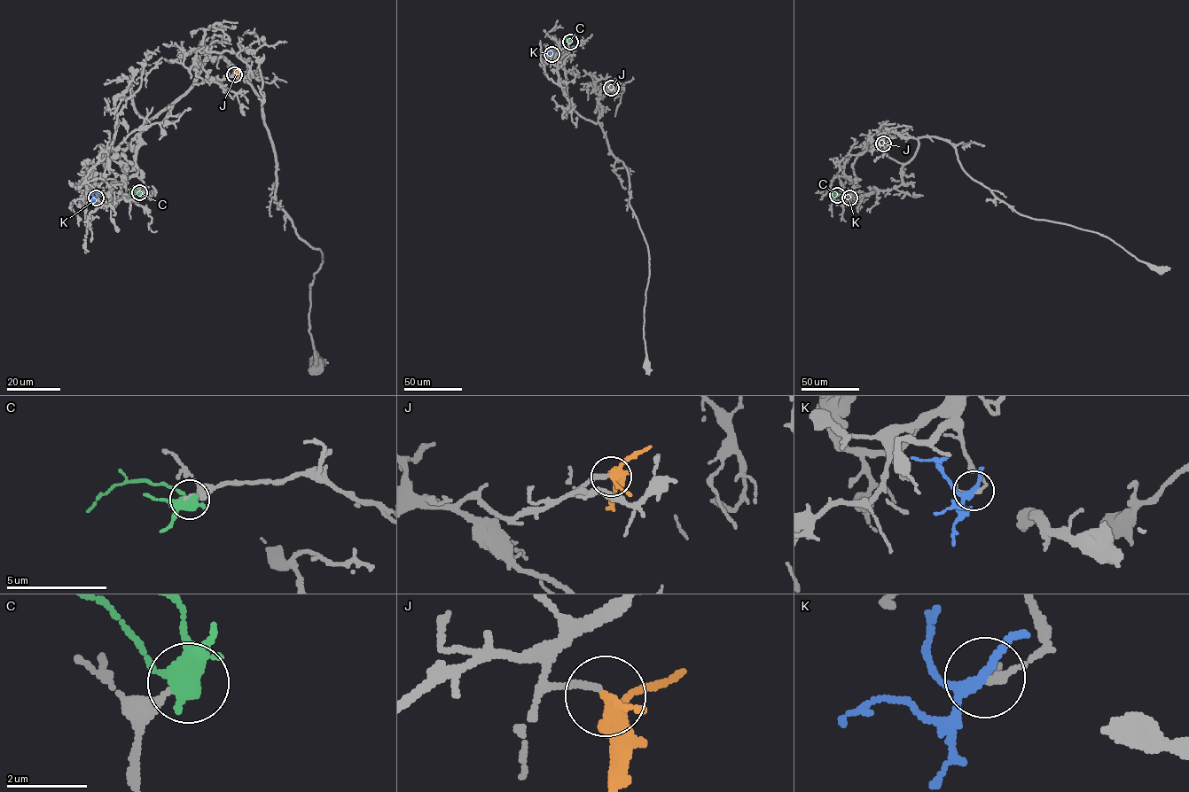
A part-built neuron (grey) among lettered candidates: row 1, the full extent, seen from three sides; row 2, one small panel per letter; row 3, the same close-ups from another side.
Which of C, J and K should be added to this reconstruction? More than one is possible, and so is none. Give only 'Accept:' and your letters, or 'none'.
Accept: J

